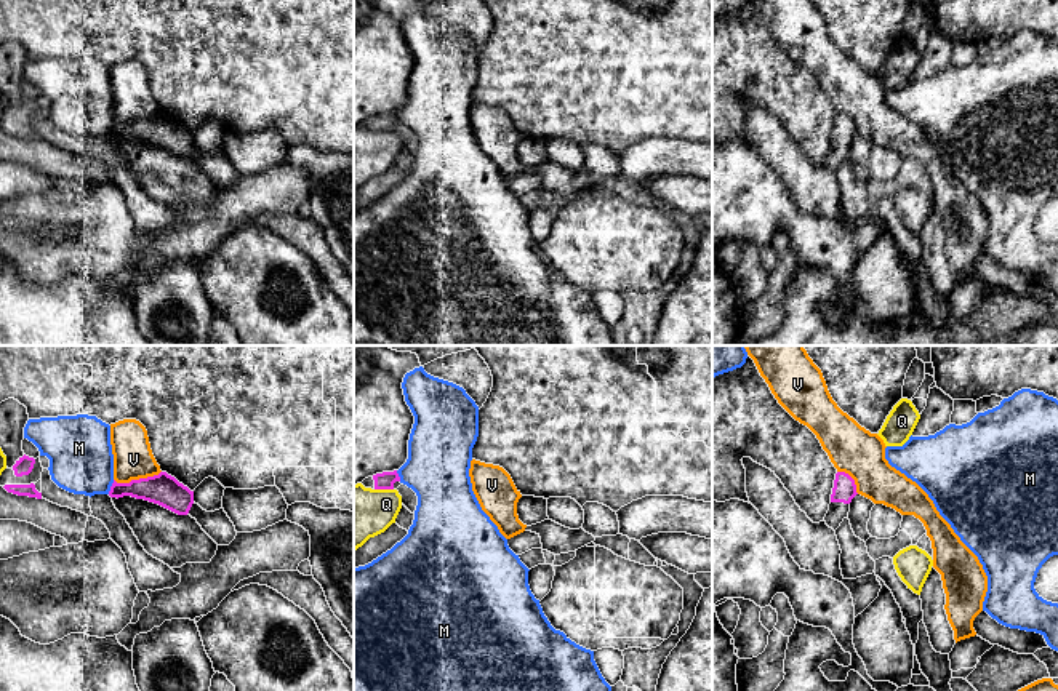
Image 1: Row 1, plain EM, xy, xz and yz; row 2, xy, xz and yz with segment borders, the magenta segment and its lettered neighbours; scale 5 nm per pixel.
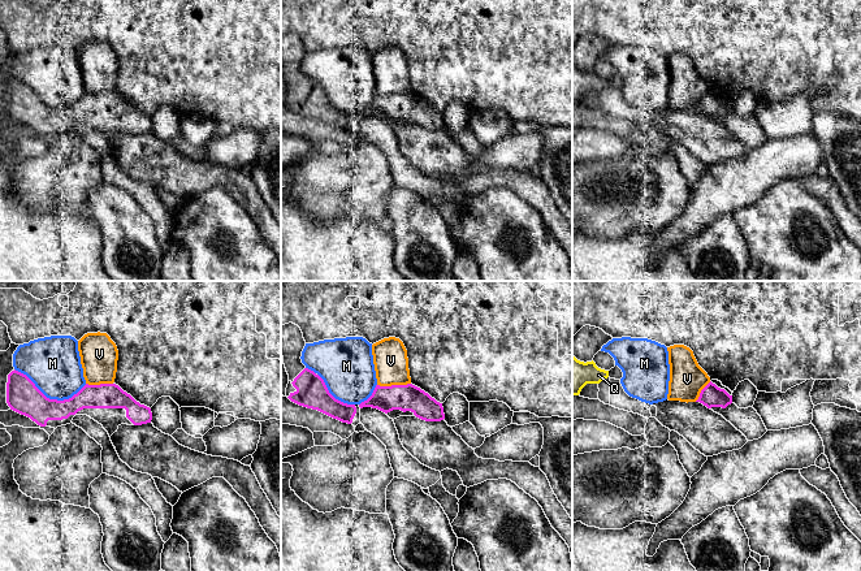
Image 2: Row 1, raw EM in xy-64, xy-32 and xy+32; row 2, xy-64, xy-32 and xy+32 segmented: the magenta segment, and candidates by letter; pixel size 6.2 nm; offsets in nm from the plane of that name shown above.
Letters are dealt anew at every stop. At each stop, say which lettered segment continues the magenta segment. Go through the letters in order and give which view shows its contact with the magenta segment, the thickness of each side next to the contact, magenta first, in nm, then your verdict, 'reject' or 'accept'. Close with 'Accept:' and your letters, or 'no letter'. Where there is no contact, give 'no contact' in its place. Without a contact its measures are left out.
M: contact in xy; calibres 150 and 320 nm; reject
Q: contact in xz; calibres 90 and 280 nm; reject
V: contact in xy; calibres 160 and 200 nm; reject
Accept: no letter

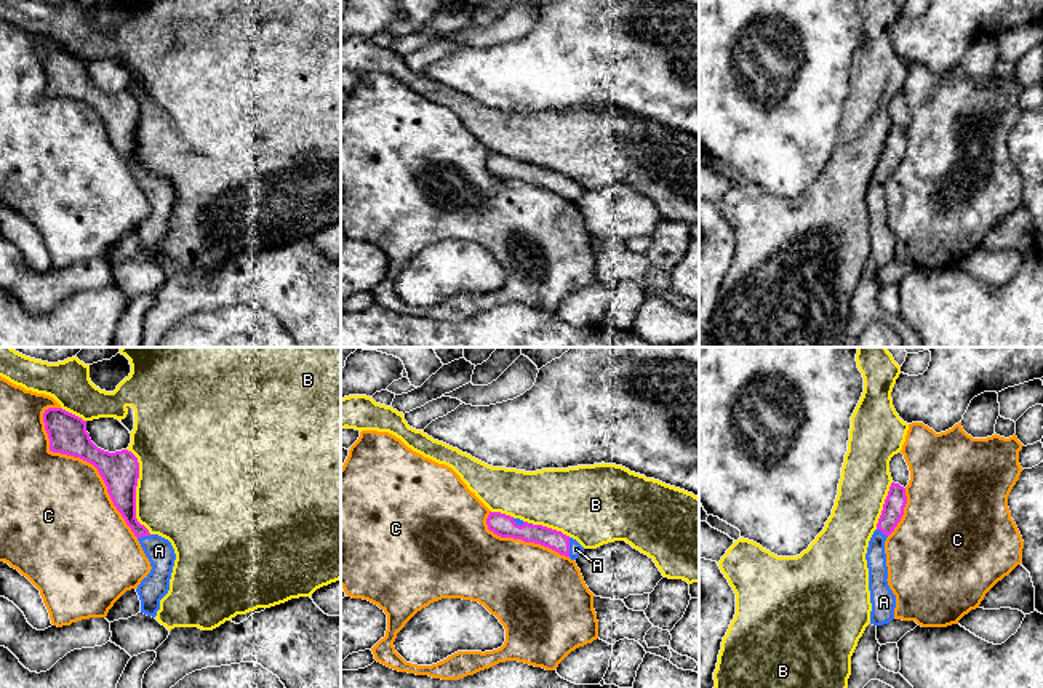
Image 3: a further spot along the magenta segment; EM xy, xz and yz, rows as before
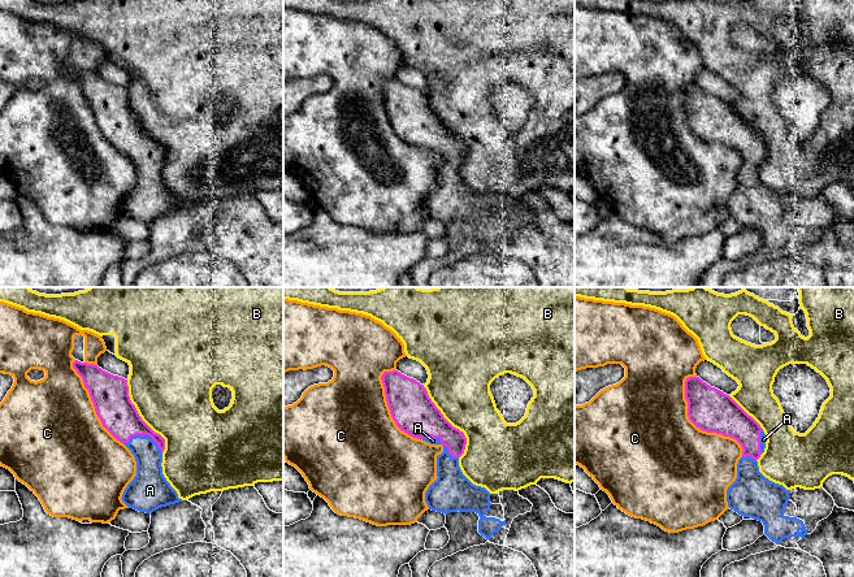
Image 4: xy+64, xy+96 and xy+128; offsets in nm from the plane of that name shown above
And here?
A: contact in xz; calibres 100 and 70 nm; accept
B: contact in xy; calibres 190 and 480 nm; reject
C: contact in xy; calibres 190 and 480 nm; reject
Accept: A

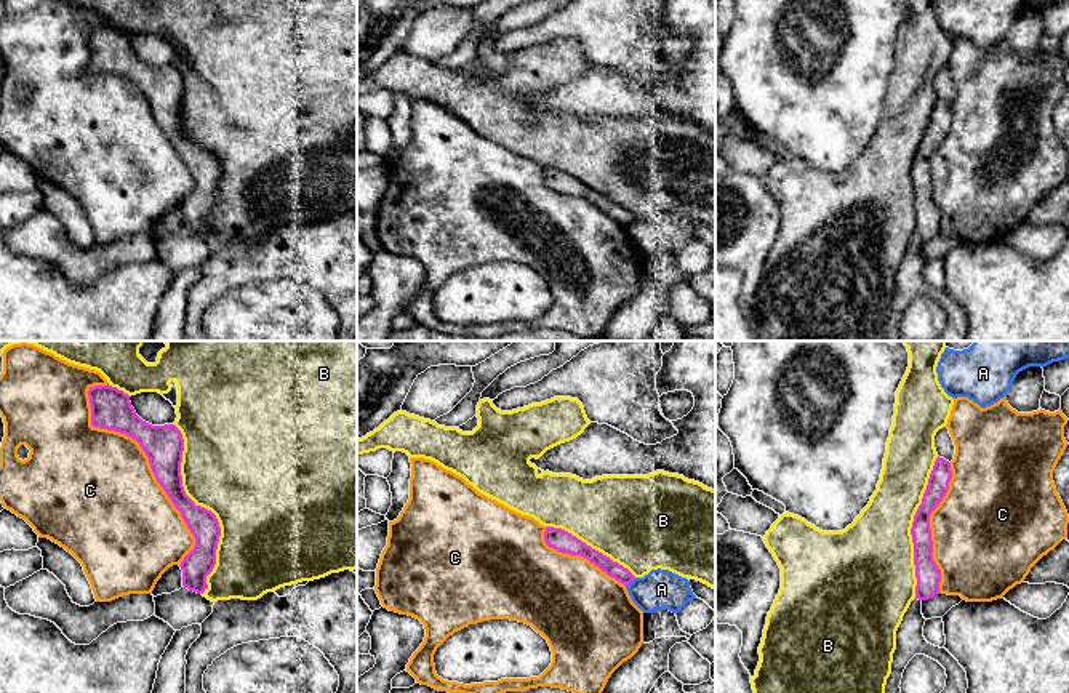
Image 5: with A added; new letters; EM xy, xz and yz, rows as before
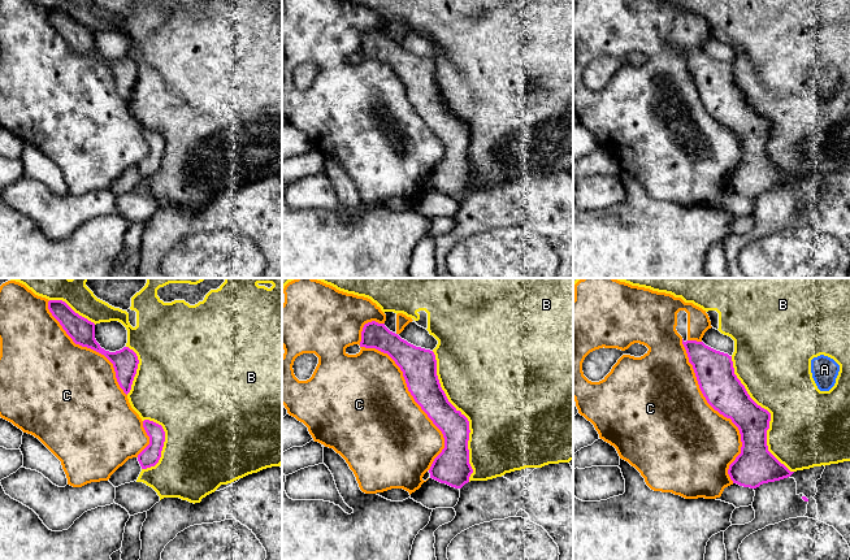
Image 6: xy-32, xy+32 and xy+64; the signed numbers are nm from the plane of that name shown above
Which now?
A: contact in xz; calibres 80 and 200 nm; reject
B: contact in xy; calibres 150 and 500 nm; reject
C: contact in xy; calibres 200 and 500 nm; reject
Accept: no letter

